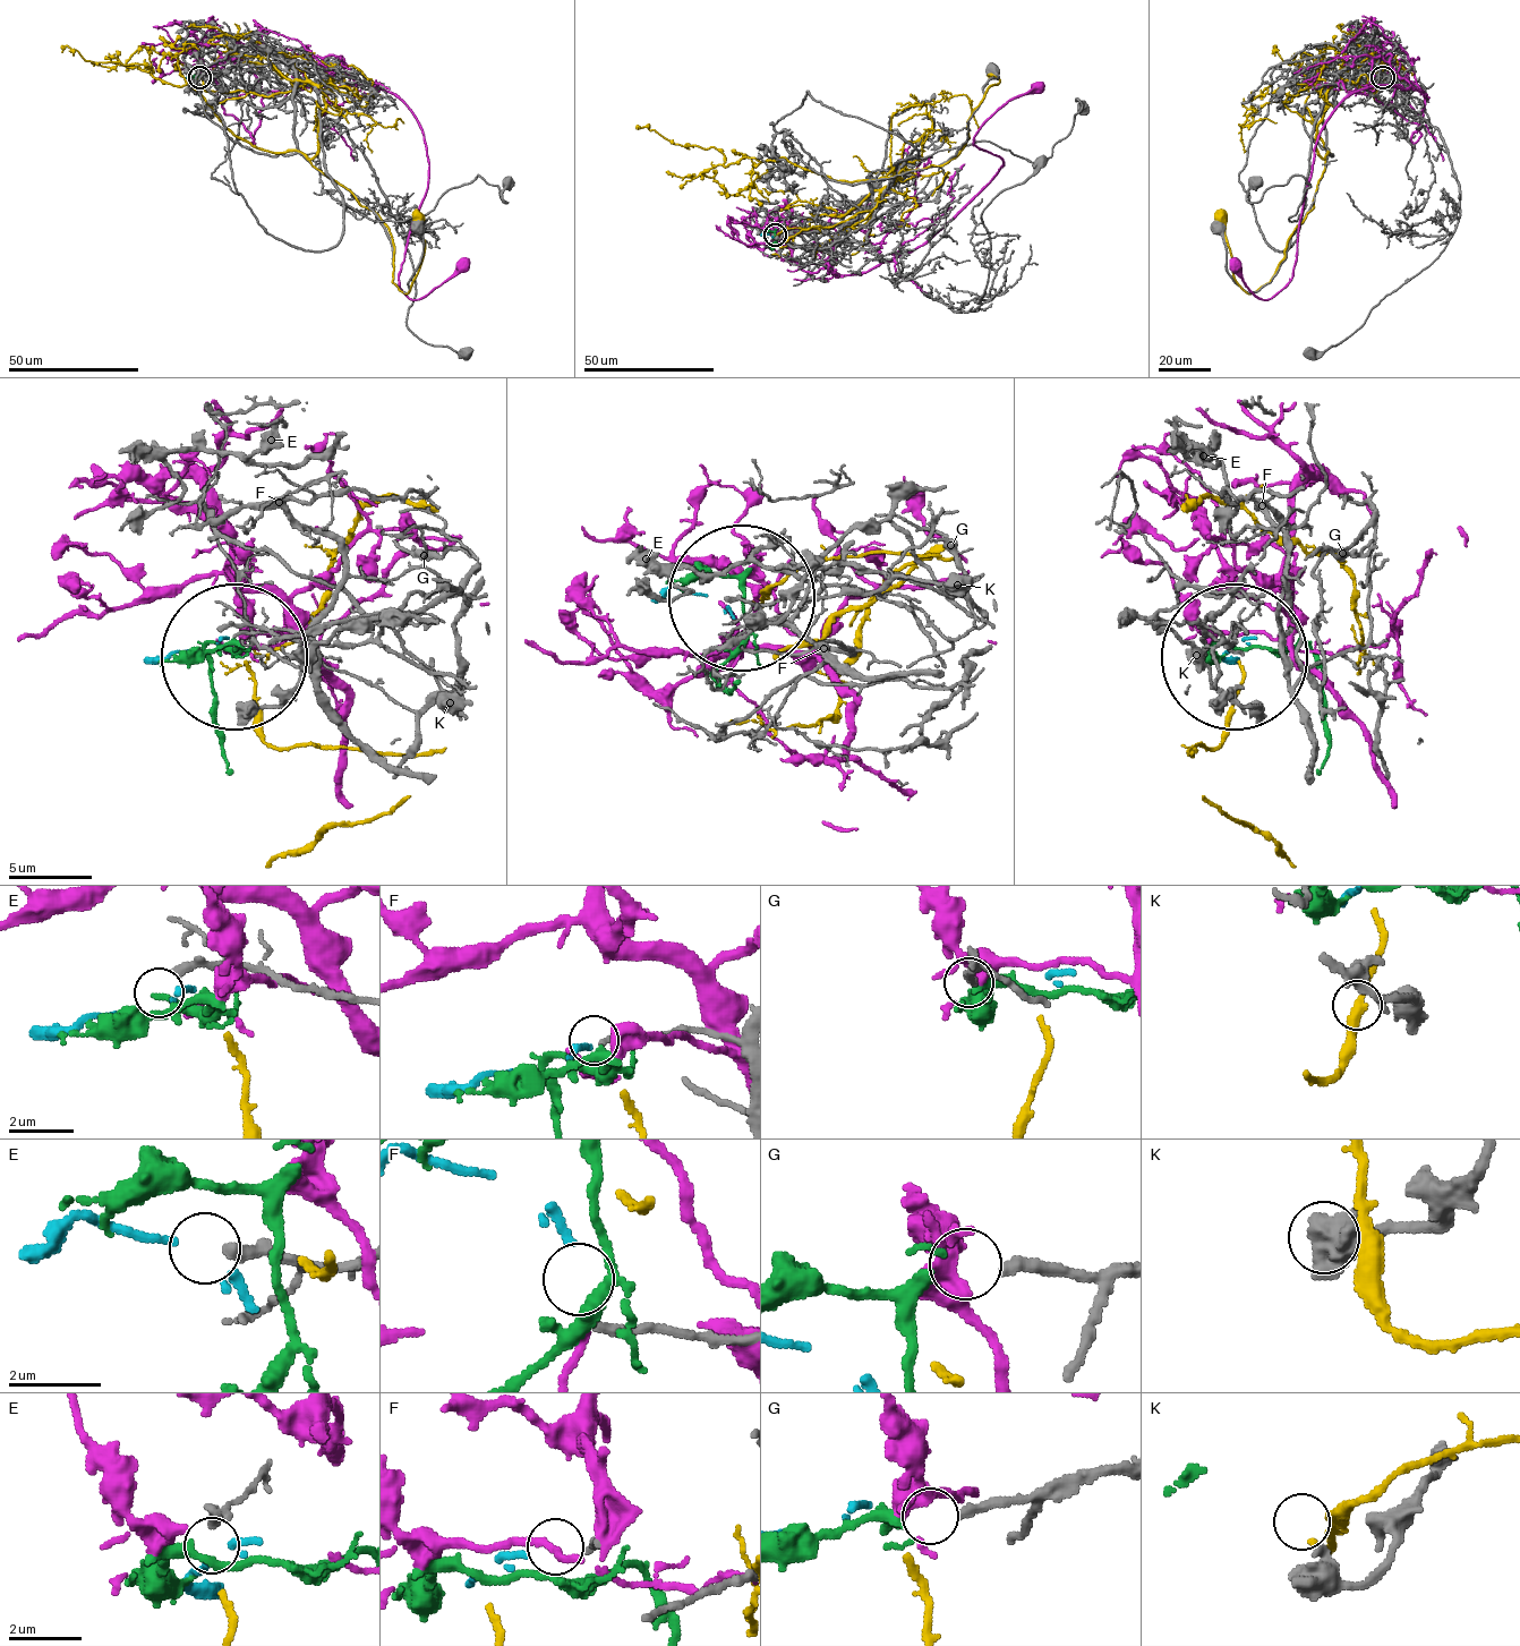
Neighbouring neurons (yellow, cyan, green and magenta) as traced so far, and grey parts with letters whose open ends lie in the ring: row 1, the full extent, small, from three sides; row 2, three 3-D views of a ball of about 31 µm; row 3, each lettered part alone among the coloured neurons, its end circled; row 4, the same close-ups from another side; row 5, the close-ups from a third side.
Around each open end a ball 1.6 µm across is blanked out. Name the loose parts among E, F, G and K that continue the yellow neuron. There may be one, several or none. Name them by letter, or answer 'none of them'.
none of them

